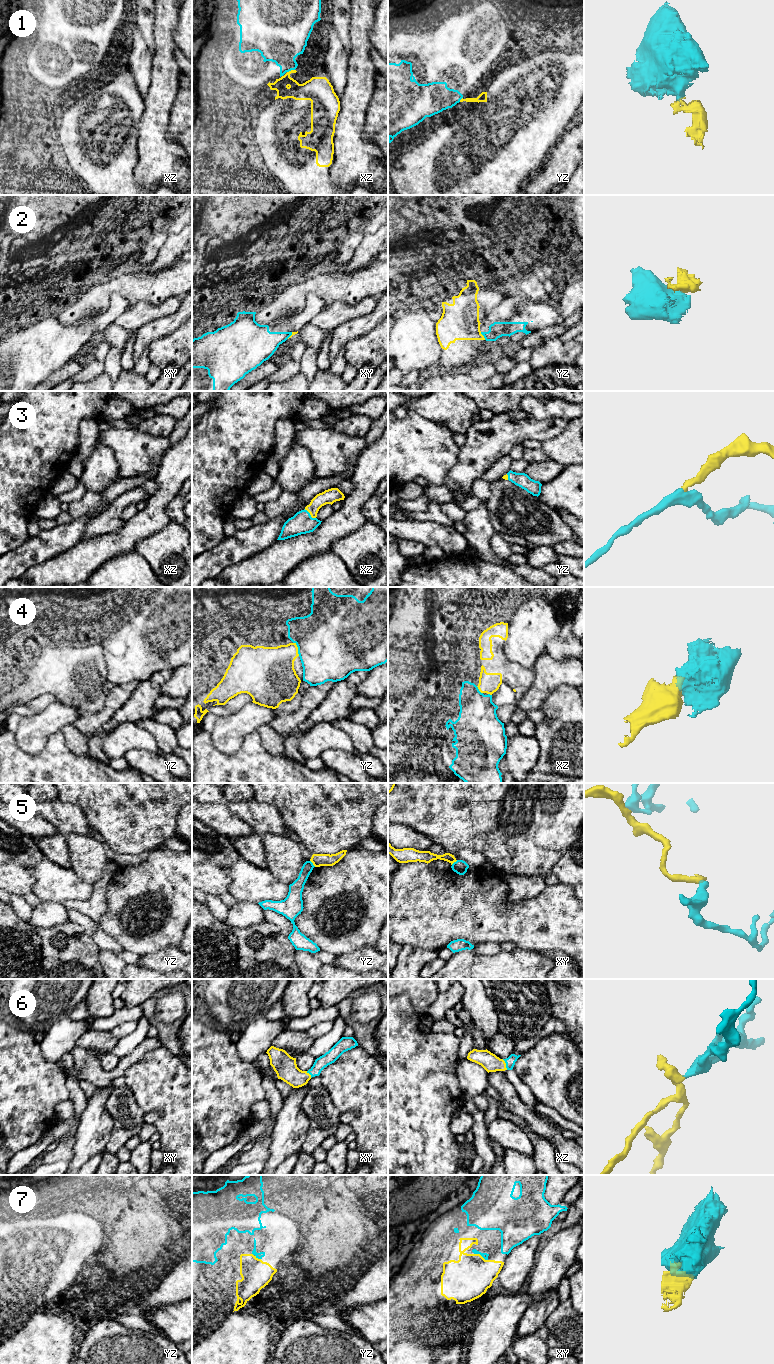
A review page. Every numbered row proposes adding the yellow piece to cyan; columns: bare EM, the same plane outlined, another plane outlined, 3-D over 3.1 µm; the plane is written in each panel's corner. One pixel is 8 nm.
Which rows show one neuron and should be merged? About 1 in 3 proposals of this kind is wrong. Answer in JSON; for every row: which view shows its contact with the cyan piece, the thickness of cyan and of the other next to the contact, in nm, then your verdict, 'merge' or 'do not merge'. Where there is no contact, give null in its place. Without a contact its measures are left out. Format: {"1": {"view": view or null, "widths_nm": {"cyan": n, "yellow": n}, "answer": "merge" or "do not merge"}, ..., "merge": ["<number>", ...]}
{"1": {"view": "xz", "widths_nm": {"cyan": 360, "yellow": 180}, "answer": "do not merge"}, "2": {"view": "yz", "widths_nm": {"cyan": 130, "yellow": 300}, "answer": "do not merge"}, "3": {"view": "xz", "widths_nm": {"cyan": 180, "yellow": 120}, "answer": "merge"}, "4": {"view": "yz", "widths_nm": {"cyan": 500, "yellow": 340}, "answer": "do not merge"}, "5": {"view": "yz", "widths_nm": {"cyan": 110, "yellow": 100}, "answer": "do not merge"}, "6": {"view": "xz", "widths_nm": {"cyan": 80, "yellow": 150}, "answer": "merge"}, "7": {"view": "xy", "widths_nm": {"cyan": 50, "yellow": 340}, "answer": "merge"}, "merge": ["3", "6", "7"]}

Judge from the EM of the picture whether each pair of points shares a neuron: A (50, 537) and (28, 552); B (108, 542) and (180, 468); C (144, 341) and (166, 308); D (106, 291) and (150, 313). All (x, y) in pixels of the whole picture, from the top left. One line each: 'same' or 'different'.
A: same
B: same
C: different
D: different

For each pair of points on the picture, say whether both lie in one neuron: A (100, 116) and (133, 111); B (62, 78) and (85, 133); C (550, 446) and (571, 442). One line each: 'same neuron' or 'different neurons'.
A: same neuron
B: different neurons
C: same neuron

